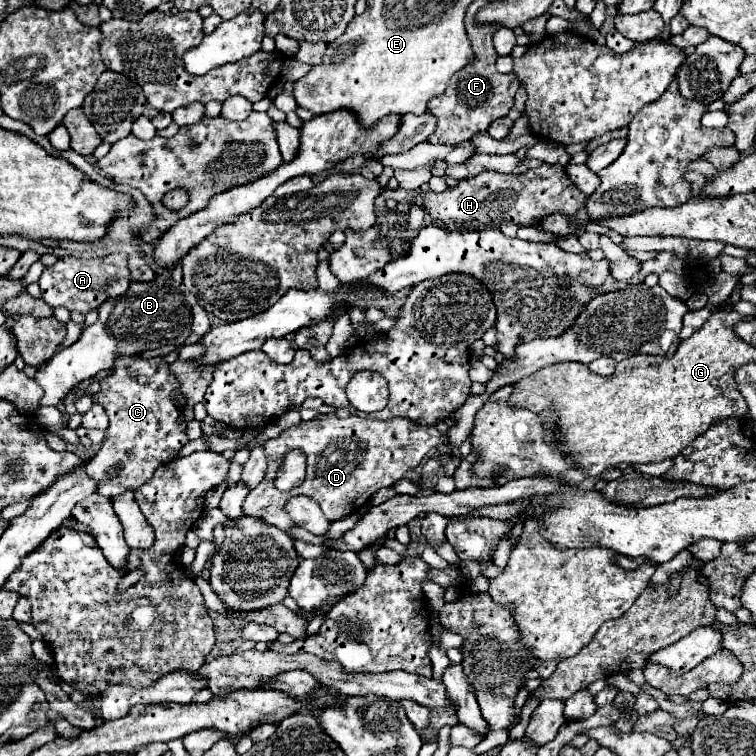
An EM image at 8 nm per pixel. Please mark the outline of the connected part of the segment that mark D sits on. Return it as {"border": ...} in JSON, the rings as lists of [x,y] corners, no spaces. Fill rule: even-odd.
{"border":[[[329,412],[315,420],[301,422],[265,444],[269,468],[261,484],[247,494],[243,512],[249,516],[259,516],[281,530],[291,530],[293,520],[283,508],[291,498],[299,494],[313,498],[321,506],[327,520],[335,522],[361,508],[379,488],[393,486],[397,480],[405,478],[405,474],[417,468],[433,448],[439,452],[445,450],[447,438],[439,434],[437,428],[419,428],[417,424],[407,424],[407,420],[371,420],[353,414],[349,418],[339,418],[337,414]],[[295,448],[307,456],[307,476],[299,488],[281,492],[273,486],[277,468],[281,466],[283,456]]]}

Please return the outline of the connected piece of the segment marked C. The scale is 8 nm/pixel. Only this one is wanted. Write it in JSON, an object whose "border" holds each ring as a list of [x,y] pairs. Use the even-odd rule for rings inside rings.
{"border":[[[131,354],[115,358],[111,374],[101,380],[101,390],[91,396],[109,416],[101,450],[87,462],[87,476],[97,480],[97,494],[113,498],[127,490],[137,490],[189,442],[185,416],[173,402],[173,394],[179,388],[181,384],[163,356],[143,358],[141,354]],[[109,470],[115,470],[115,474],[107,476]]]}

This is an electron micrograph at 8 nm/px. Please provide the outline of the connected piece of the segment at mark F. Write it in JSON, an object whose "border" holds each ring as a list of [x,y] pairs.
{"border":[[[465,24],[465,28],[473,48],[473,60],[463,70],[455,72],[455,76],[451,76],[443,94],[427,102],[427,112],[437,118],[437,128],[427,138],[427,142],[431,144],[455,146],[463,140],[471,140],[477,132],[485,132],[493,120],[507,116],[507,112],[513,108],[515,92],[521,86],[515,74],[499,74],[495,68],[497,60],[497,52],[493,48],[495,30],[485,26],[475,28],[475,24]]]}

